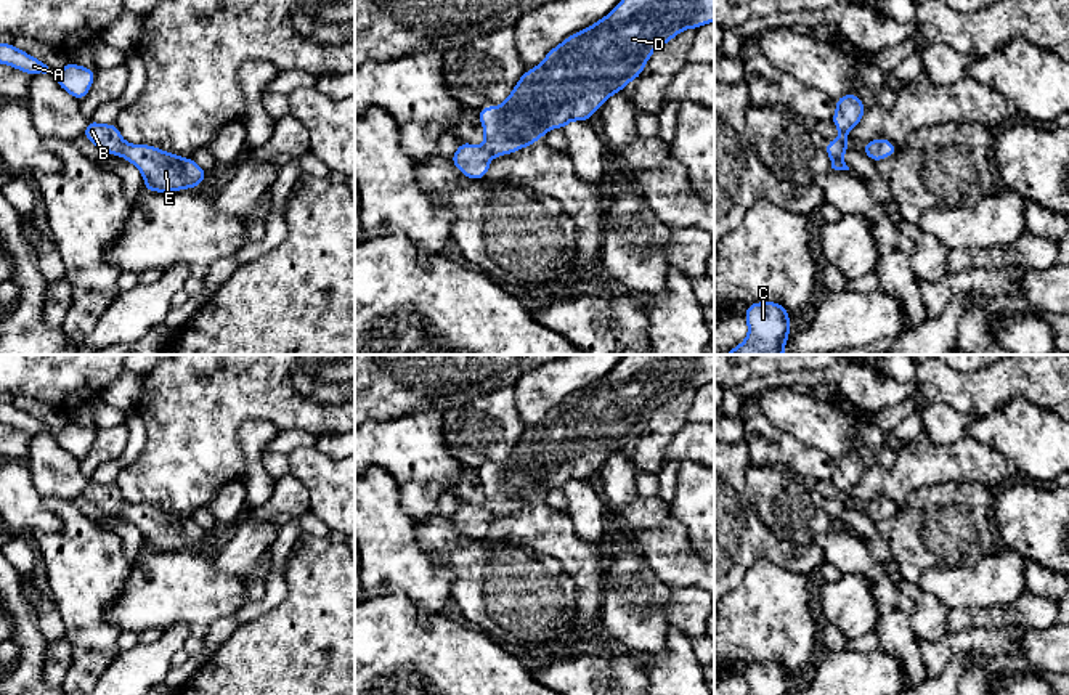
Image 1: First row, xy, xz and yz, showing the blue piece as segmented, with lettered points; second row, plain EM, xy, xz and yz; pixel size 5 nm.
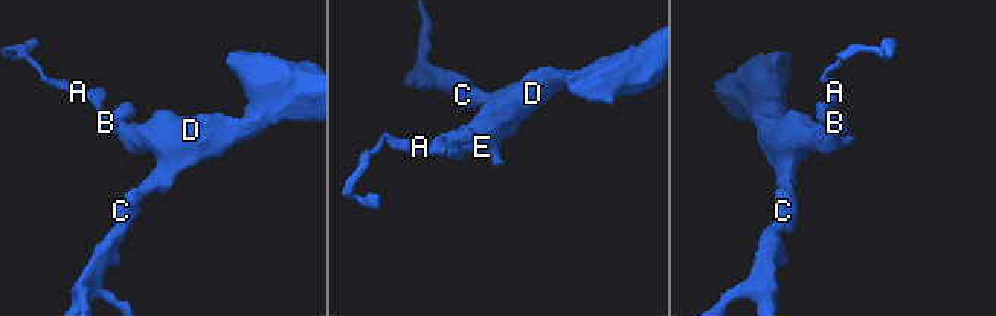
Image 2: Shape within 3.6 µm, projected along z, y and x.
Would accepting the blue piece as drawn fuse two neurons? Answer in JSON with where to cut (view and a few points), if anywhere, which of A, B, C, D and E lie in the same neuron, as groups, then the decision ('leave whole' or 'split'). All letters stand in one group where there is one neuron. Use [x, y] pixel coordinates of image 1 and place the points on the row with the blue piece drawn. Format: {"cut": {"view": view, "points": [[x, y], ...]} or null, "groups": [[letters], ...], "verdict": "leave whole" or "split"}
{"cut": null, "groups": [["A", "B", "C", "D", "E"]], "verdict": "leave whole"}

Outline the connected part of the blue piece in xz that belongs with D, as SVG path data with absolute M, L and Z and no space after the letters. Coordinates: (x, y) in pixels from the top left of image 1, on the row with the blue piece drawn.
M621 0L607 16L567 37L536 67L525 71L502 104L480 108L485 144L461 141L449 161L464 177L485 178L493 157L534 144L547 130L563 130L571 120L587 122L612 95L640 77L658 47L684 29L695 30L708 22L714 22L714 0Z

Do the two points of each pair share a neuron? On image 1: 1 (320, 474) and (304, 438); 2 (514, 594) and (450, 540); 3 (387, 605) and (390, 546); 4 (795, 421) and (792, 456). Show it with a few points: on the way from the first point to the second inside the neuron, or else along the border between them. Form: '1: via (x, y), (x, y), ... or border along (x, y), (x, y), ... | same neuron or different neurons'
1: border along (312, 447), (296, 447), (288, 453) | different neurons
2: via (498, 586), (466, 556) | same neuron
3: border along (371, 597), (403, 594), (419, 613) | different neurons
4: border along (761, 414), (796, 438), (827, 453) | different neurons

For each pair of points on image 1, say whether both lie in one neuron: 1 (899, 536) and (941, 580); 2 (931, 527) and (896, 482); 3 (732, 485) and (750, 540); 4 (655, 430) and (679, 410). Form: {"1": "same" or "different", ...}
{"1": "different", "2": "different", "3": "same", "4": "same"}

